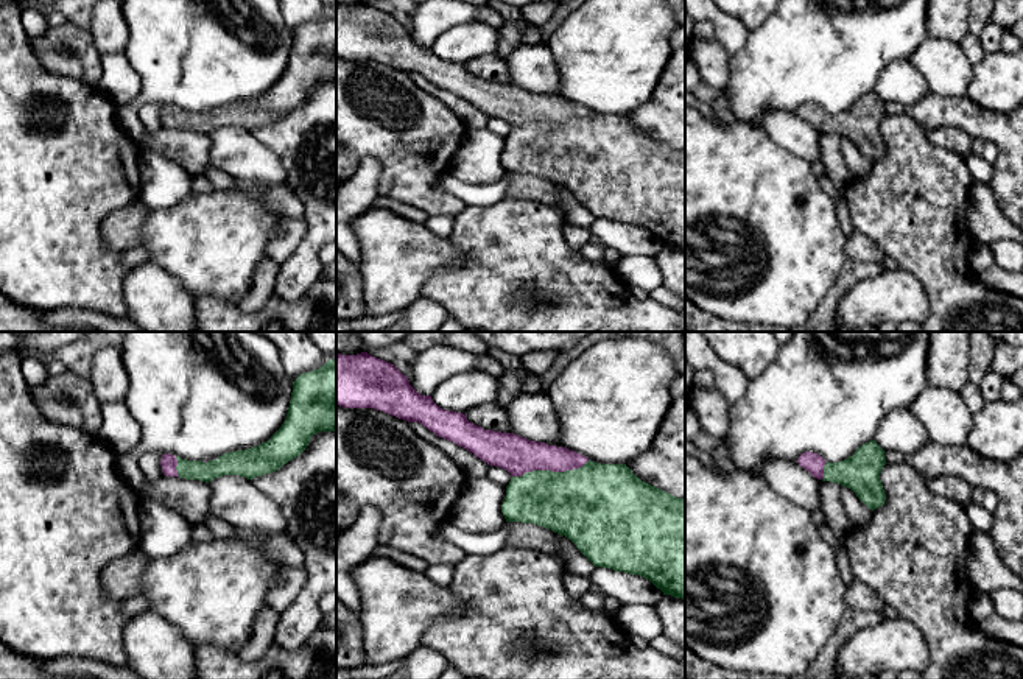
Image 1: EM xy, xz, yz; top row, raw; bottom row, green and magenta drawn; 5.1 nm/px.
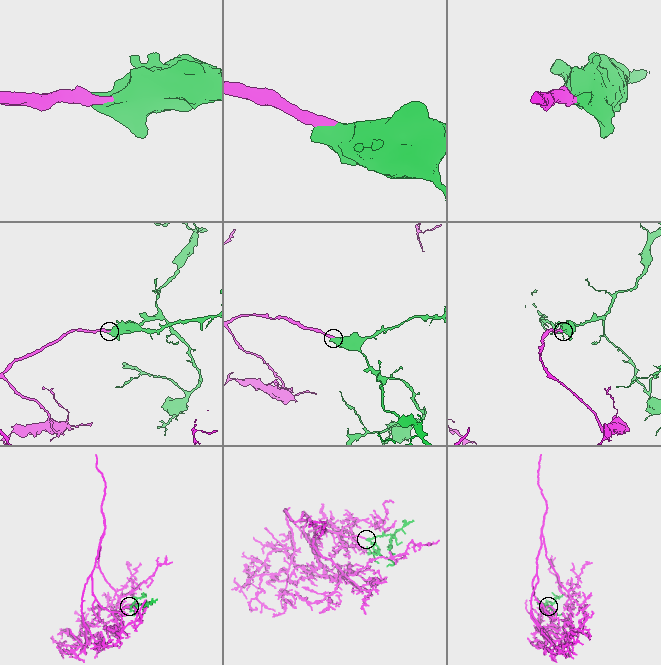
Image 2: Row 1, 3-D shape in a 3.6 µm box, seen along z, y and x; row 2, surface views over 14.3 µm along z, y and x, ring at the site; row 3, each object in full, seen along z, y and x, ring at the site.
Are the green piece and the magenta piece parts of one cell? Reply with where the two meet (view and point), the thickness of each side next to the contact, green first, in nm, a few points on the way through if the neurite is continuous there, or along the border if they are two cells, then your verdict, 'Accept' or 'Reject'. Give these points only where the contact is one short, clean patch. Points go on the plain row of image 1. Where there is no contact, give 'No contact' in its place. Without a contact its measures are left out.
Touches green at xz (550, 122). Thickness 380 nm (green) against 190 nm. Path across: xz (584, 156), (550, 122), (539, 122), (519, 106). Accept

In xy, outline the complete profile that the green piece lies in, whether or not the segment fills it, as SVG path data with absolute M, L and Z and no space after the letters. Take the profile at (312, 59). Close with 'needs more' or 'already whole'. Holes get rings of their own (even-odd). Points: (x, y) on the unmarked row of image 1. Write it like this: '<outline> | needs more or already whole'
M332 9L293 33L287 70L269 92L209 112L187 112L165 104L160 117L167 128L206 134L223 126L252 131L276 123L299 107L319 83L336 83L336 12Z | needs more

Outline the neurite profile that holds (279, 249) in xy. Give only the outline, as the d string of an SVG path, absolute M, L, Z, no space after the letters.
M287 220L282 223L282 235L268 243L266 255L282 265L299 246L305 232L307 223L301 220Z

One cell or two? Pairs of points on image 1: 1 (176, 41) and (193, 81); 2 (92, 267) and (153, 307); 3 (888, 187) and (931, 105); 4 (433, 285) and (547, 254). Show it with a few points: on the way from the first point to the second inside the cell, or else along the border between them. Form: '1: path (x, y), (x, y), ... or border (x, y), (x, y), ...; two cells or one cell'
1: path (189, 45), (193, 50), (193, 69); one cell
2: border (131, 268), (123, 281), (126, 315); two cells
3: border (905, 111), (927, 133); two cells
4: path (461, 285), (478, 285), (509, 254), (519, 254); one cell

